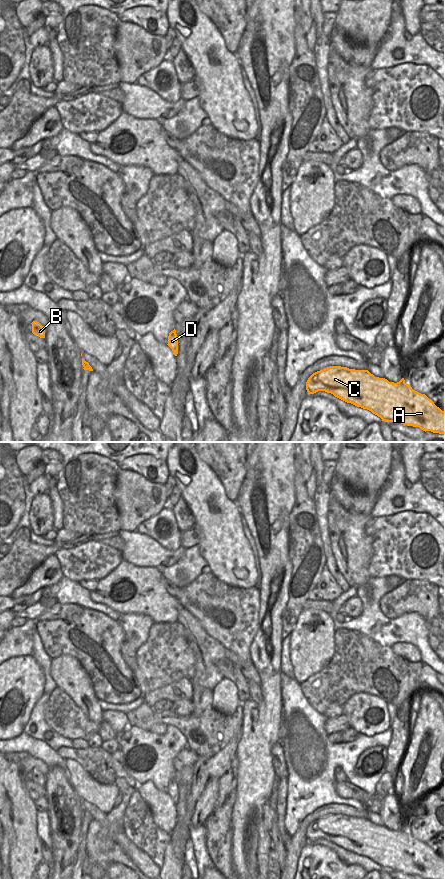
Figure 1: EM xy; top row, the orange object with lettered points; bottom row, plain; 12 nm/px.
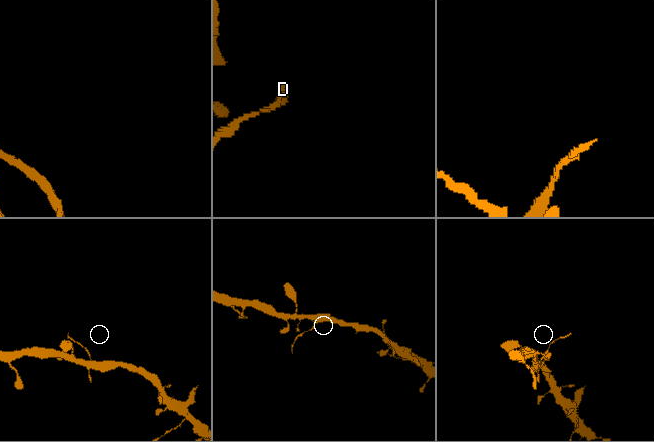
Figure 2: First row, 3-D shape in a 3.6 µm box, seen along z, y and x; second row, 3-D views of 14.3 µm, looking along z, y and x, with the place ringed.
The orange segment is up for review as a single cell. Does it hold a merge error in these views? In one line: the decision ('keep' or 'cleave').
cleave

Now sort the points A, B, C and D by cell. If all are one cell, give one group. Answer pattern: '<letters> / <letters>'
A B C / D

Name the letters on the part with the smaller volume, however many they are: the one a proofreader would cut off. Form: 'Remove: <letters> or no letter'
Remove: D

